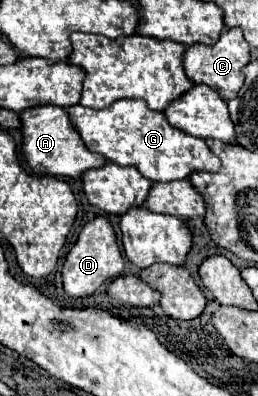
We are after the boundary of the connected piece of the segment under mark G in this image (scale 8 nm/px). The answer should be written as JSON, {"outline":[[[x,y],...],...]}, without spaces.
{"outline":[[[118,100],[104,110],[90,110],[76,104],[68,108],[68,114],[90,152],[98,152],[120,166],[134,166],[152,182],[186,180],[194,172],[220,170],[218,156],[214,156],[204,140],[170,126],[164,112],[150,110],[142,100]]]}

